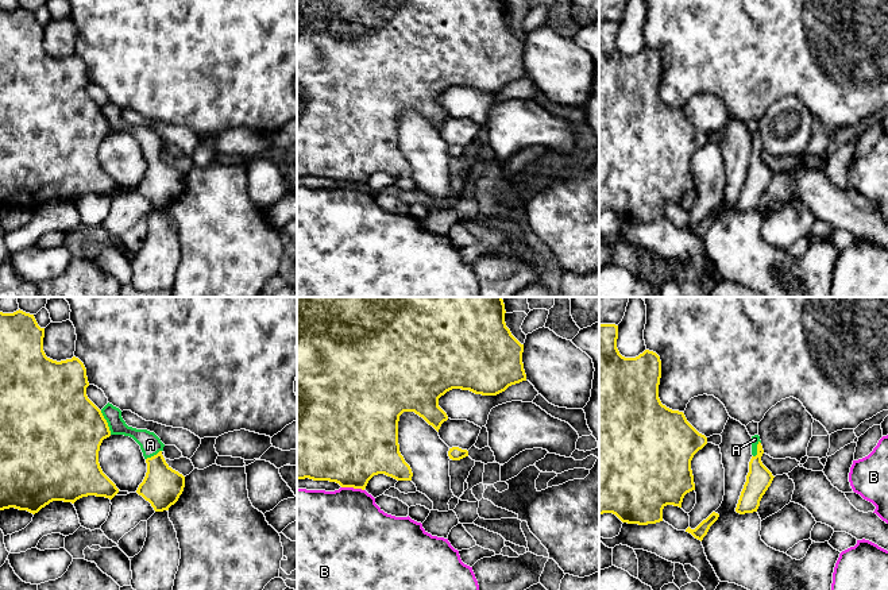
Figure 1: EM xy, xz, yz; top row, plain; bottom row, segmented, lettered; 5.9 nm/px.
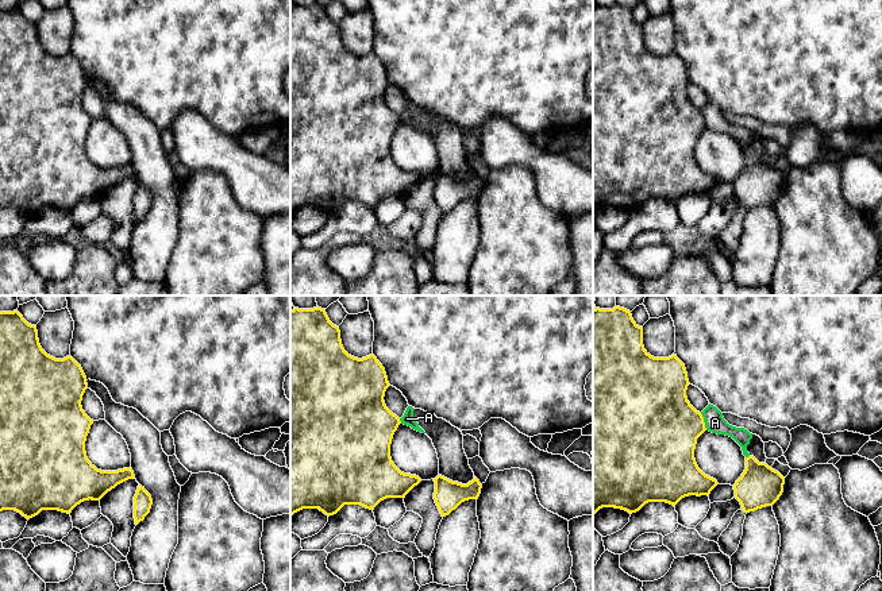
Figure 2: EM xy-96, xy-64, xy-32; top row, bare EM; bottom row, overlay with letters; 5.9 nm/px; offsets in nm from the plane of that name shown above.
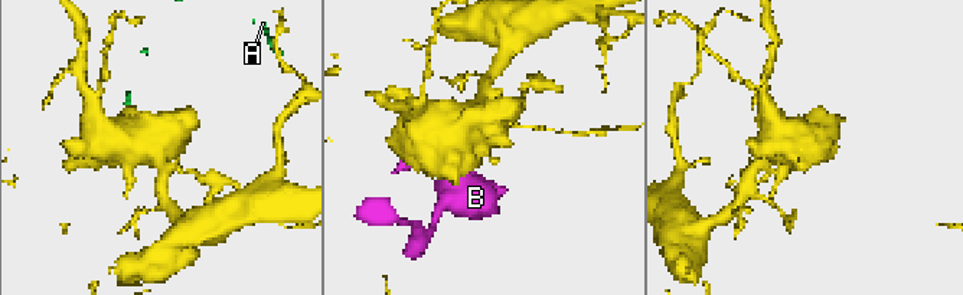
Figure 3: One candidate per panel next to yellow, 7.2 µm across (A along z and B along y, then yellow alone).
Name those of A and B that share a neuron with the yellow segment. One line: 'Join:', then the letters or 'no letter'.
Join: no letter

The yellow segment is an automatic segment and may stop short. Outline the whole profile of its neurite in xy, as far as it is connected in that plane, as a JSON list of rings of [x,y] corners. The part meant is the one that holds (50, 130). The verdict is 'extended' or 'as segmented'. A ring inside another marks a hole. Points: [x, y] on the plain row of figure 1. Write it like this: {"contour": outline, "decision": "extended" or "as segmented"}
{"contour": [[[23,8],[0,9],[0,208],[15,205],[32,212],[53,198],[74,201],[88,193],[112,197],[119,186],[103,170],[99,149],[111,128],[101,108],[88,96],[84,61],[73,54],[53,58],[43,49],[45,26]]], "decision": "as segmented"}

